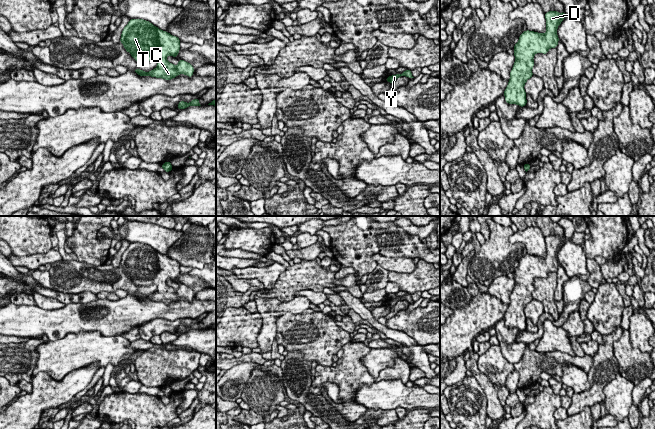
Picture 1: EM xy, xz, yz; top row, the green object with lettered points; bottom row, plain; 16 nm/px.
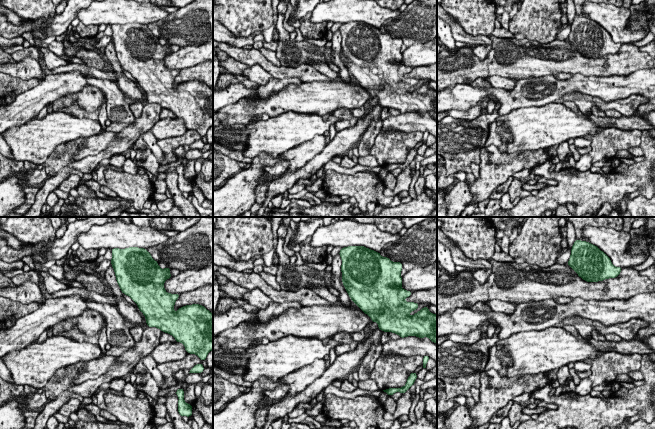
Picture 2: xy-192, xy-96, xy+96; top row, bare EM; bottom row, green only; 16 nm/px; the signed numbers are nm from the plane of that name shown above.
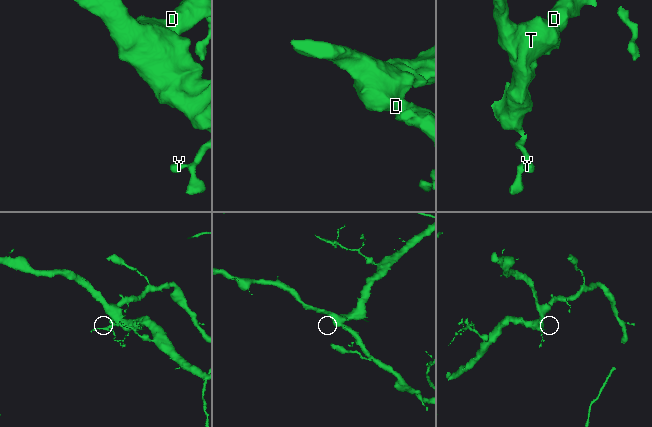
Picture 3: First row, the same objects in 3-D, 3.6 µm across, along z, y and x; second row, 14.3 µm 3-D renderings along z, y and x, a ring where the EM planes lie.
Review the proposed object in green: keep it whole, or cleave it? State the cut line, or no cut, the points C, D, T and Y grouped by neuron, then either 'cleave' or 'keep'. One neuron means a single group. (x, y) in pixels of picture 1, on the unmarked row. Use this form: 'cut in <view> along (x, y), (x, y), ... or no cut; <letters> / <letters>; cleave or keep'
no cut; C D T Y; keep

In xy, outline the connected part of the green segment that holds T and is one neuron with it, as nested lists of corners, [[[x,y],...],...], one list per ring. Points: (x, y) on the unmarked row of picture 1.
[[[130,243],[124,251],[120,266],[138,286],[157,285],[157,291],[150,296],[135,293],[140,300],[151,300],[171,304],[179,298],[192,301],[193,290],[179,283],[177,290],[167,285],[167,280],[178,281],[180,263],[143,243]]]

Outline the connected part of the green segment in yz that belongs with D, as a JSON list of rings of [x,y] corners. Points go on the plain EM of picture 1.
[[[549,235],[545,237],[546,243],[546,257],[538,257],[534,255],[526,254],[519,260],[519,265],[514,269],[514,280],[515,287],[513,289],[512,294],[510,295],[510,304],[508,309],[504,315],[505,325],[508,328],[517,328],[520,331],[526,330],[526,316],[524,314],[524,309],[528,303],[533,300],[532,292],[534,291],[534,279],[536,277],[547,278],[550,272],[556,272],[558,269],[558,259],[557,252],[566,241],[565,236],[563,235],[561,238],[557,235]]]

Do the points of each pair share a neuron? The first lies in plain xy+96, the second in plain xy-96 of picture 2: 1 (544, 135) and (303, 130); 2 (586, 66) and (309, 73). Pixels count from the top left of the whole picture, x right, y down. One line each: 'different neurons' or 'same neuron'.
1: same neuron
2: different neurons

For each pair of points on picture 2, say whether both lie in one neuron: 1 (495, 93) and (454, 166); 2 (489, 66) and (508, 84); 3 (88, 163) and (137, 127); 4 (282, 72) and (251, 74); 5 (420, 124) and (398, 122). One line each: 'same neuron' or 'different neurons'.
1: different neurons
2: different neurons
3: same neuron
4: different neurons
5: same neuron

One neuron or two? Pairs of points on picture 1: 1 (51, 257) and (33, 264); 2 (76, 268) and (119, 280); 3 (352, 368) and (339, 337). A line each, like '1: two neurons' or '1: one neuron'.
1: one neuron
2: one neuron
3: two neurons

